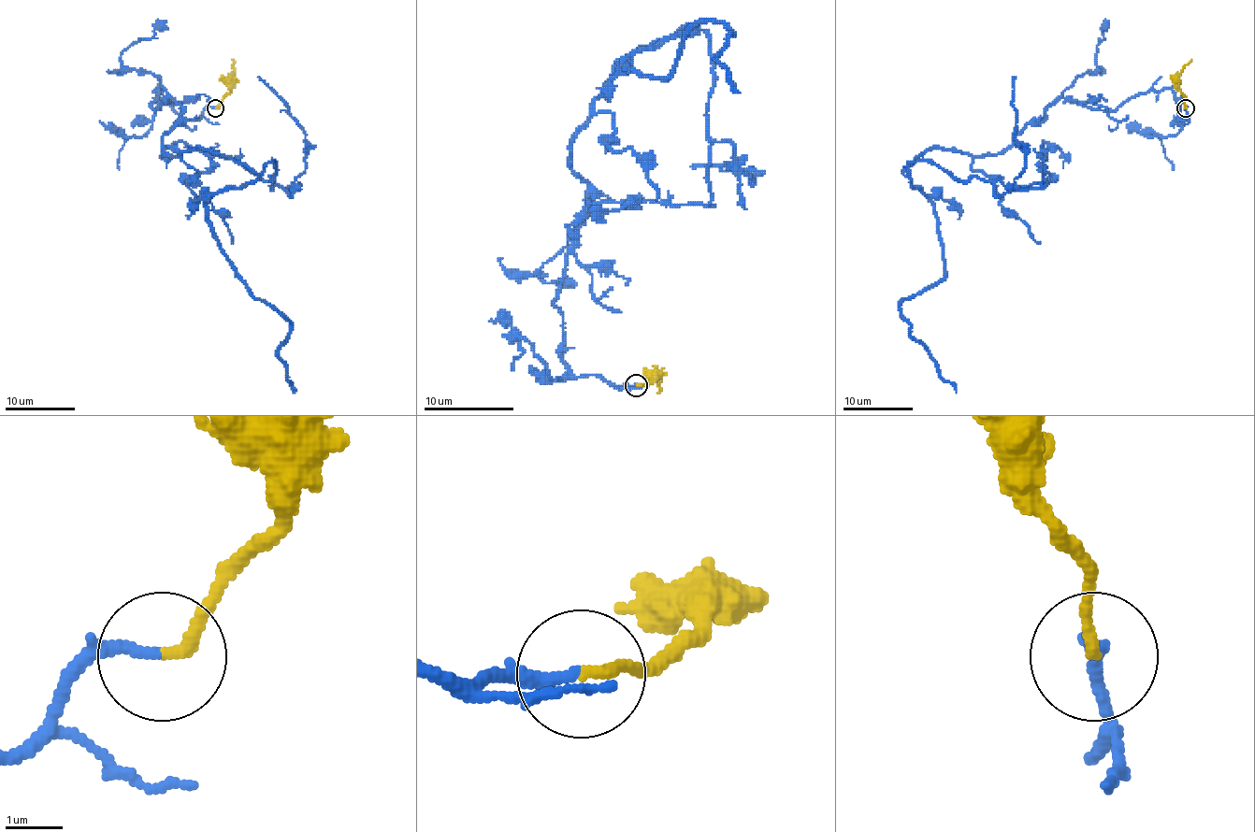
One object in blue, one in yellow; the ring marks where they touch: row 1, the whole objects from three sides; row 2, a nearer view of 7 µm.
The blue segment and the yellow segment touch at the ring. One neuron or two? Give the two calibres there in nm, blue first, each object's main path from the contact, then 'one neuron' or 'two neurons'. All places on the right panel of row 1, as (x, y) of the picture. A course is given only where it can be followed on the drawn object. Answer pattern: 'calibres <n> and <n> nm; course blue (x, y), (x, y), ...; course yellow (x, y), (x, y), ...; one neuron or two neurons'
calibres 200 and 200 nm; course blue (1186, 108), (1060, 98), (1002, 152), (905, 170), (944, 277), (900, 314), (956, 393); course yellow (1186, 108), (1184, 96), (1179, 91), (1179, 75), (1191, 59); one neuron

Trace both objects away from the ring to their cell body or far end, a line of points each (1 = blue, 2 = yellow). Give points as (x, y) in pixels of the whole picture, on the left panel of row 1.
1: (215, 108), (151, 103), (182, 108), (165, 154), (257, 175), (215, 193), (210, 231), (289, 324), (295, 393)
2: (215, 108), (229, 91), (229, 75), (233, 69), (231, 59)

